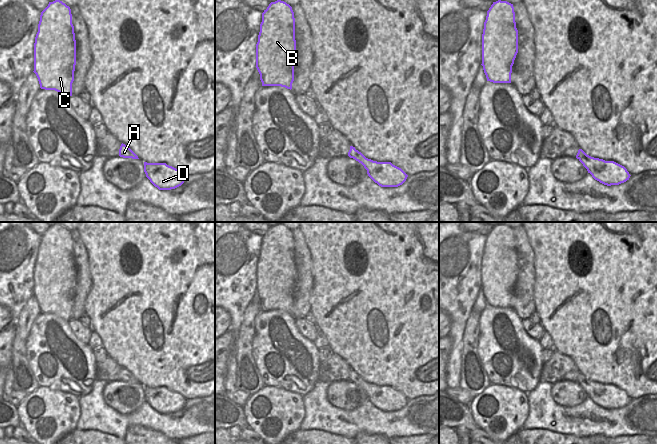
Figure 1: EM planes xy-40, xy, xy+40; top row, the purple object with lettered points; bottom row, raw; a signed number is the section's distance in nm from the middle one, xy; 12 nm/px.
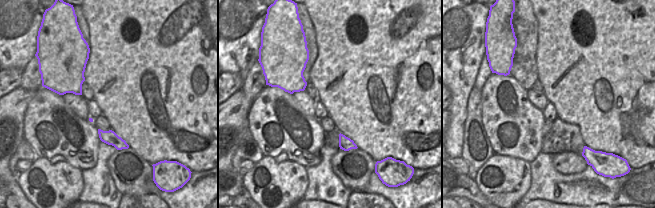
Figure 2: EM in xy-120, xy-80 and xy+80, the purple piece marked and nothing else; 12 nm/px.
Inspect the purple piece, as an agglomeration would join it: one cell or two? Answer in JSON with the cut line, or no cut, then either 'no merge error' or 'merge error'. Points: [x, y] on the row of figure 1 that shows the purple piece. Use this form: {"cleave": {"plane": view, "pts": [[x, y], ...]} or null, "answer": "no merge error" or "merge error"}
{"cleave": null, "answer": "no merge error"}

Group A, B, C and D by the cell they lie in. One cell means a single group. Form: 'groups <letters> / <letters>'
groups A B C D

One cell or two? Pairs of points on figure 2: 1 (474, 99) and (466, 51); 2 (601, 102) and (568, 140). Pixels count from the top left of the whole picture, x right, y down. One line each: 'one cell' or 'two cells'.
1: two cells
2: two cells

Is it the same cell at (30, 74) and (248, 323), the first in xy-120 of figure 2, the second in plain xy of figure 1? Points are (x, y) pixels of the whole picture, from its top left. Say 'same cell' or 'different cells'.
same cell

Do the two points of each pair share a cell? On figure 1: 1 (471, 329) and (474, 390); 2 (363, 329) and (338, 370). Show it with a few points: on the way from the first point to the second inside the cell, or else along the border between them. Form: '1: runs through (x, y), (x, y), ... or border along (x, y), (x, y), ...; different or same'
1: runs through (470, 344), (470, 351), (468, 353), (472, 375); same
2: border along (331, 352), (339, 355), (352, 369); different

